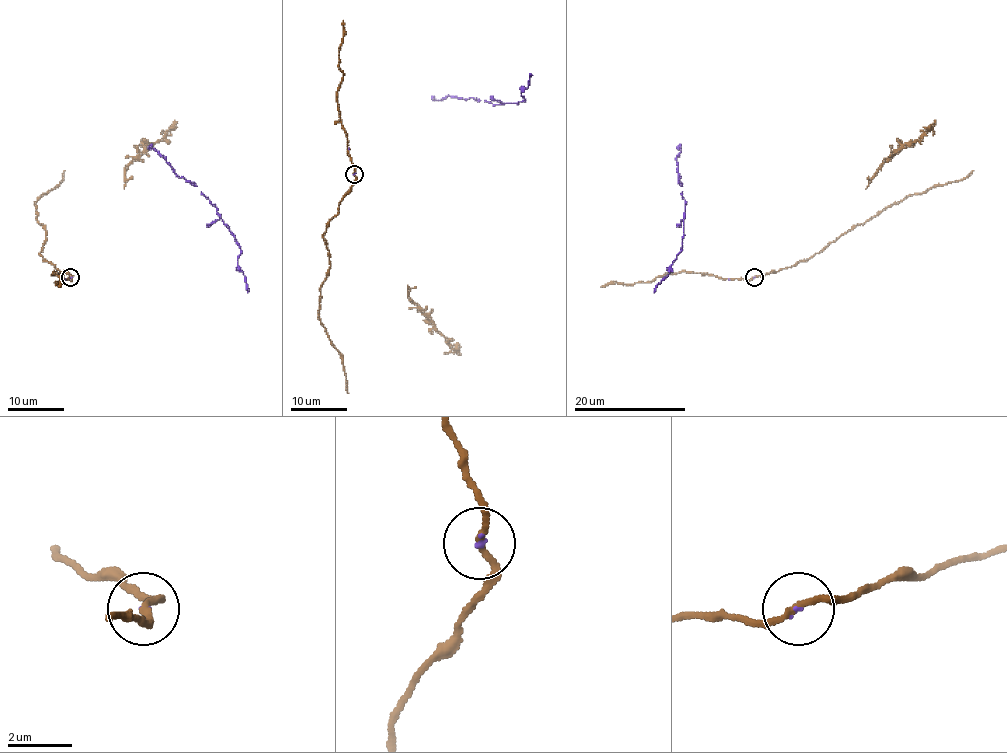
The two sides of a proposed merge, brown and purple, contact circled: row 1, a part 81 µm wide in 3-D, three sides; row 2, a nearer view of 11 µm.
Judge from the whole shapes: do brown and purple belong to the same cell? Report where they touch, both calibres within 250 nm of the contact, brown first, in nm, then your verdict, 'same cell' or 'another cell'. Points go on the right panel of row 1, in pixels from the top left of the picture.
at (754, 277); 180 nm thick on the brown side, 80 nm on the other; same cell

